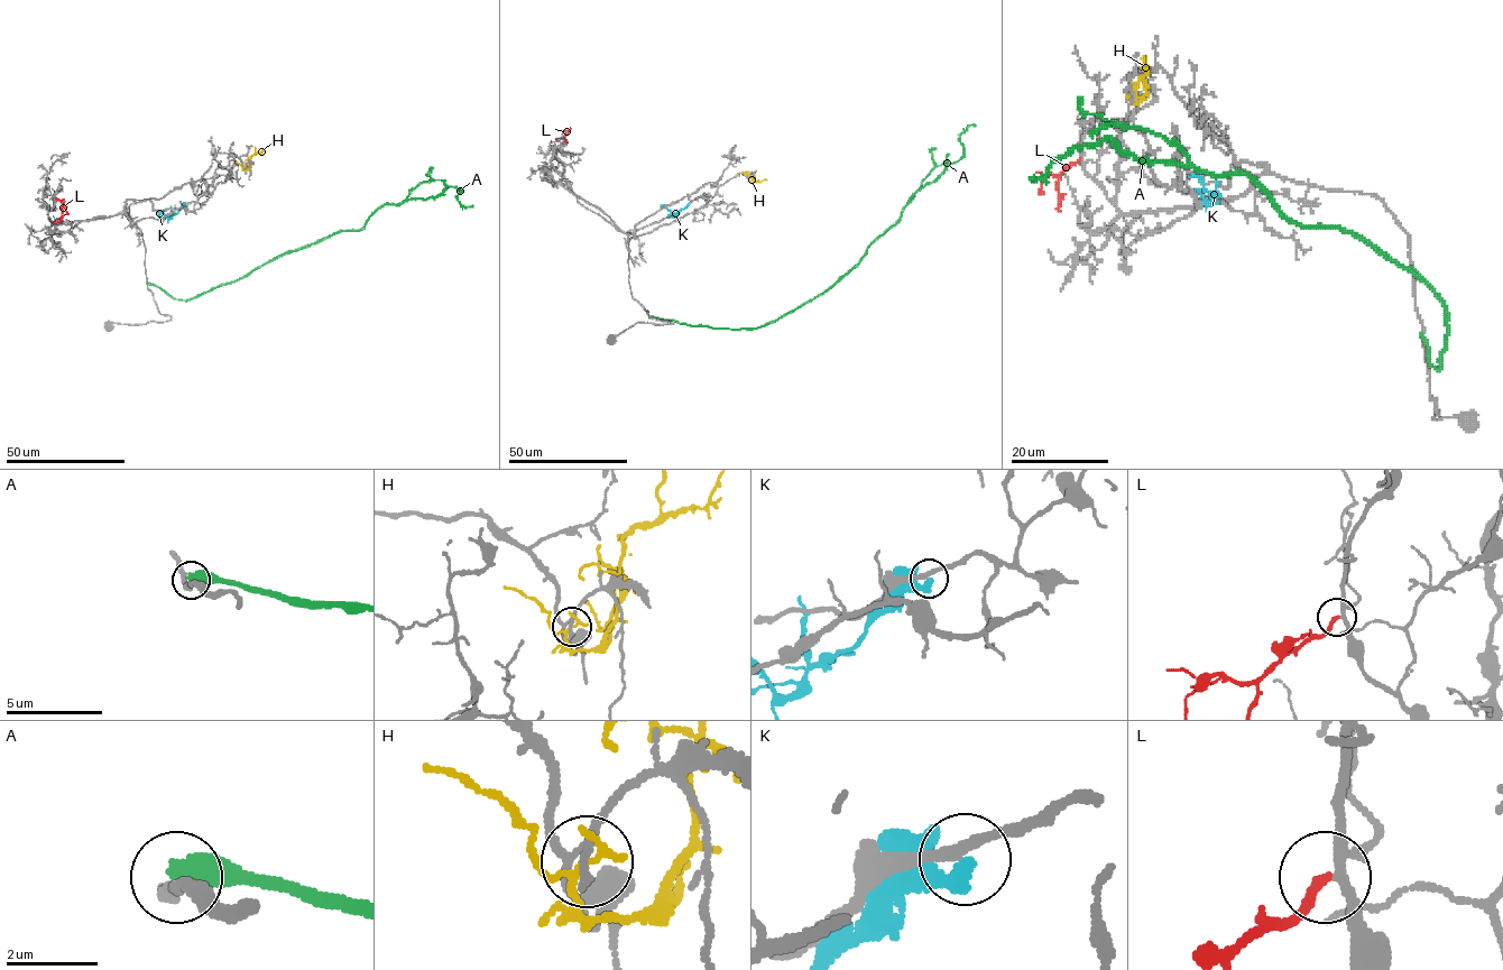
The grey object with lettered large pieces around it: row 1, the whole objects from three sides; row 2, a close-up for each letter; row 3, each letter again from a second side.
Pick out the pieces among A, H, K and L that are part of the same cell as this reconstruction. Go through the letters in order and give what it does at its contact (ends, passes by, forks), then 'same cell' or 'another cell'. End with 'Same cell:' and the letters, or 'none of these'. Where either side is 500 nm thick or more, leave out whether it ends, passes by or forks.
A: another cell
H: it passes by | another cell
K: it ends | another cell
L: it ends | same cell
Same cell: L

